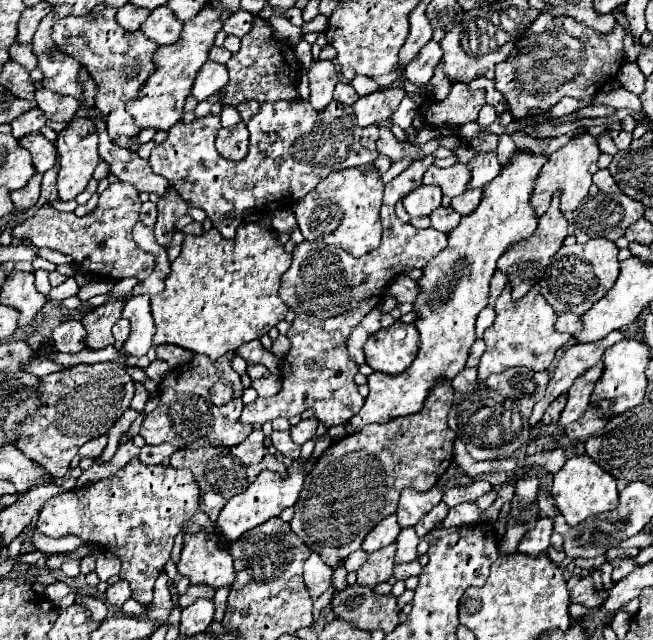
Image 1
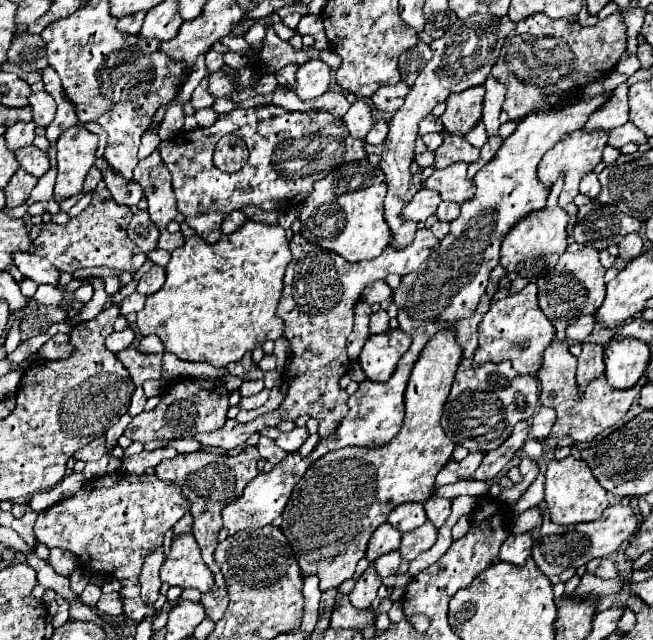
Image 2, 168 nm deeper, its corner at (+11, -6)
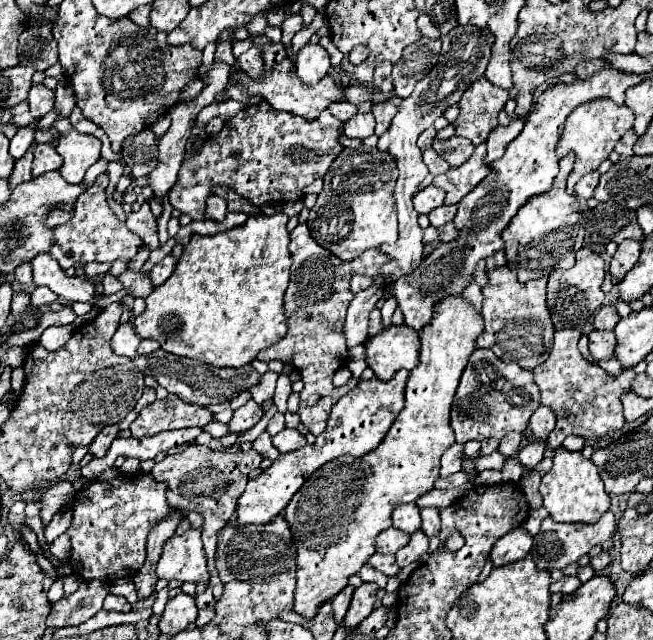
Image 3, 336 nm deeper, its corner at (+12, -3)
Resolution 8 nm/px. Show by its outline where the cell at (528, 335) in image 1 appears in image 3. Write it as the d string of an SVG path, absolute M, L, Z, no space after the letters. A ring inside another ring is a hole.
M506 265L488 271L488 283L482 287L482 315L486 325L476 341L478 347L492 349L498 359L516 361L524 369L534 369L544 363L554 339L554 325L546 307L546 283L548 277L520 283L516 273Z

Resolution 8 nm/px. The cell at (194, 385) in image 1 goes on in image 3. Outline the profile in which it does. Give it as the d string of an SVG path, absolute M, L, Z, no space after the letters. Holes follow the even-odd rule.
M168 395L162 401L154 401L144 407L138 419L130 425L134 437L156 435L168 429L184 429L184 427L204 427L212 421L212 413L206 407L184 403L176 399L176 395Z

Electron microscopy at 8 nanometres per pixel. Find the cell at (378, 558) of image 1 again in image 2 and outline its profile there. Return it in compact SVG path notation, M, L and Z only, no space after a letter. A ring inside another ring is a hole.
M373 562L365 570L365 574L355 582L355 588L349 594L349 600L355 608L369 608L371 602L377 598L377 590L381 586L381 576L373 568Z

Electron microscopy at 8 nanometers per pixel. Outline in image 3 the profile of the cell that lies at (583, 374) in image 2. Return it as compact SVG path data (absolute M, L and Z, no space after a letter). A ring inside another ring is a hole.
M592 331L590 335L590 353L594 359L610 359L616 347L614 331Z

